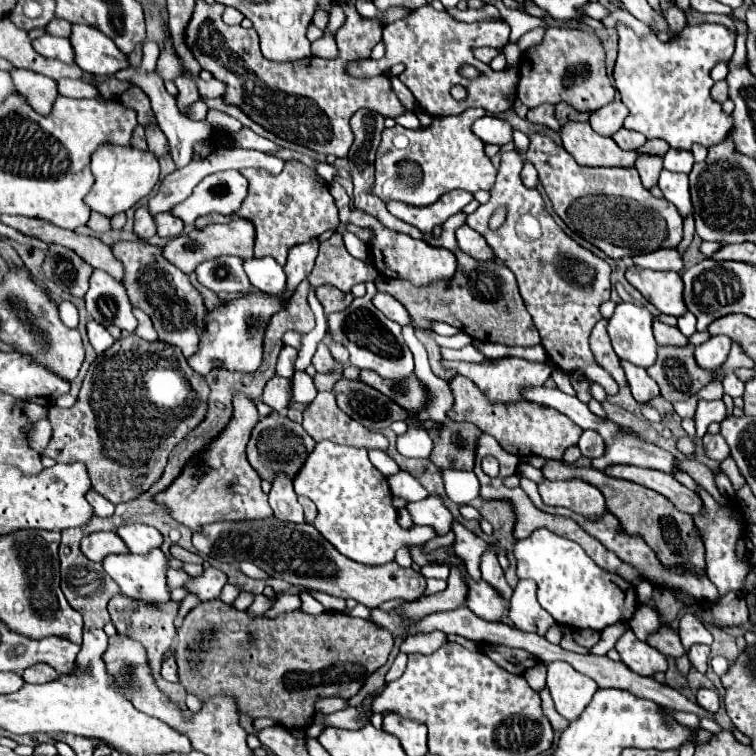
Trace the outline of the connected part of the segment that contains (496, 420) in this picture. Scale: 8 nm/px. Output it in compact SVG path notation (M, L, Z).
M459 375L449 385L451 385L453 395L455 395L455 405L447 413L447 417L455 419L455 421L475 423L477 427L481 427L481 431L495 437L505 451L509 451L517 457L521 457L521 455L541 455L545 459L561 459L563 451L569 445L577 445L577 441L583 433L581 427L577 427L567 415L559 413L553 407L545 407L545 405L531 403L531 401L509 403L509 405L489 403L475 383L471 383L469 379L459 377Z

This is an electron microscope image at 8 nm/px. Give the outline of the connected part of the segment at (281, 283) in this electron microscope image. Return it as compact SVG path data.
M273 257L247 259L245 271L249 275L249 281L259 291L265 291L265 293L275 295L275 297L287 293L287 275L285 275L283 267Z

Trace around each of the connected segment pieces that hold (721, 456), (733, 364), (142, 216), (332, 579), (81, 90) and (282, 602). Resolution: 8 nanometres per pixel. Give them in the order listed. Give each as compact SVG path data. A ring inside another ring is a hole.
M717 433L717 435L705 435L703 437L703 447L707 451L707 457L709 459L715 459L715 461L725 461L729 457L729 447L725 443L725 439Z
M733 341L728 358L723 364L722 371L729 374L736 368L744 367L752 369L754 365L754 361L745 355L742 347Z
M139 205L135 211L135 235L141 239L149 239L157 233L157 225L155 225L155 217L151 215L147 205Z
M275 517L239 523L221 521L205 525L199 533L193 533L193 545L197 551L213 559L227 563L245 559L259 565L267 575L285 579L291 585L323 591L343 599L355 599L357 603L367 605L371 609L391 599L415 601L425 593L425 577L421 575L421 571L415 571L411 567L405 569L395 561L381 567L361 567L361 563L345 559L341 553L337 553L337 549L325 543L325 539L317 535L317 529L309 523L283 523Z
M61 79L57 82L59 94L71 98L95 98L101 101L108 101L91 84L81 81L81 79Z
M283 593L283 595L277 599L275 607L271 607L271 609L267 611L267 615L269 615L269 617L273 617L273 615L277 615L277 613L283 613L283 611L293 611L293 609L299 609L299 607L301 607L301 599L299 599L299 595L289 595L289 593Z

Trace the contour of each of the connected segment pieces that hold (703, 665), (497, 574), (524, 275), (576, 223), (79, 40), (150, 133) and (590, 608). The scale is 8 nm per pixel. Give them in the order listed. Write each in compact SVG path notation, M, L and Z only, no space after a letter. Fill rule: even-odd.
M693 645L689 651L689 661L699 673L705 673L709 667L709 647L707 645Z
M489 543L487 551L481 557L481 573L483 573L483 581L497 587L501 591L501 595L505 595L505 599L509 599L513 589L507 585L507 581L503 577L503 569L497 561L497 549L499 549L497 543Z
M517 151L503 153L491 199L475 213L467 215L467 225L485 235L495 257L503 259L515 273L521 297L541 335L541 345L545 347L549 361L565 373L581 371L589 381L599 383L607 395L617 395L617 383L603 367L597 367L597 361L589 351L589 331L603 319L599 307L609 301L611 295L611 265L573 241L553 221L545 211L541 193L523 185L521 169L523 157ZM499 207L507 209L505 223L499 229L489 229L489 219Z
M533 135L525 159L535 165L539 179L553 203L555 213L565 221L565 225L577 231L583 239L605 251L609 257L633 257L639 253L651 253L661 247L677 247L683 239L683 217L667 199L653 197L641 183L635 167L581 167L575 159L549 137Z
M73 25L73 35L69 37L75 49L75 63L93 75L103 75L103 77L111 77L121 69L129 67L129 59L127 55L113 43L113 39L109 39L107 35L103 35L101 31L97 31L95 27L89 25Z
M157 123L145 125L145 137L147 137L148 149L153 151L155 155L164 156L168 153L168 141Z
M537 529L531 537L517 541L515 543L515 559L517 559L517 575L521 579L535 579L539 589L537 589L537 599L543 609L547 609L553 619L561 625L567 625L571 629L595 629L601 631L607 625L613 625L615 621L627 621L633 617L633 611L637 609L637 595L633 585L629 585L625 579L621 579L615 573L603 571L589 559L589 555L573 541L559 537L547 529Z

